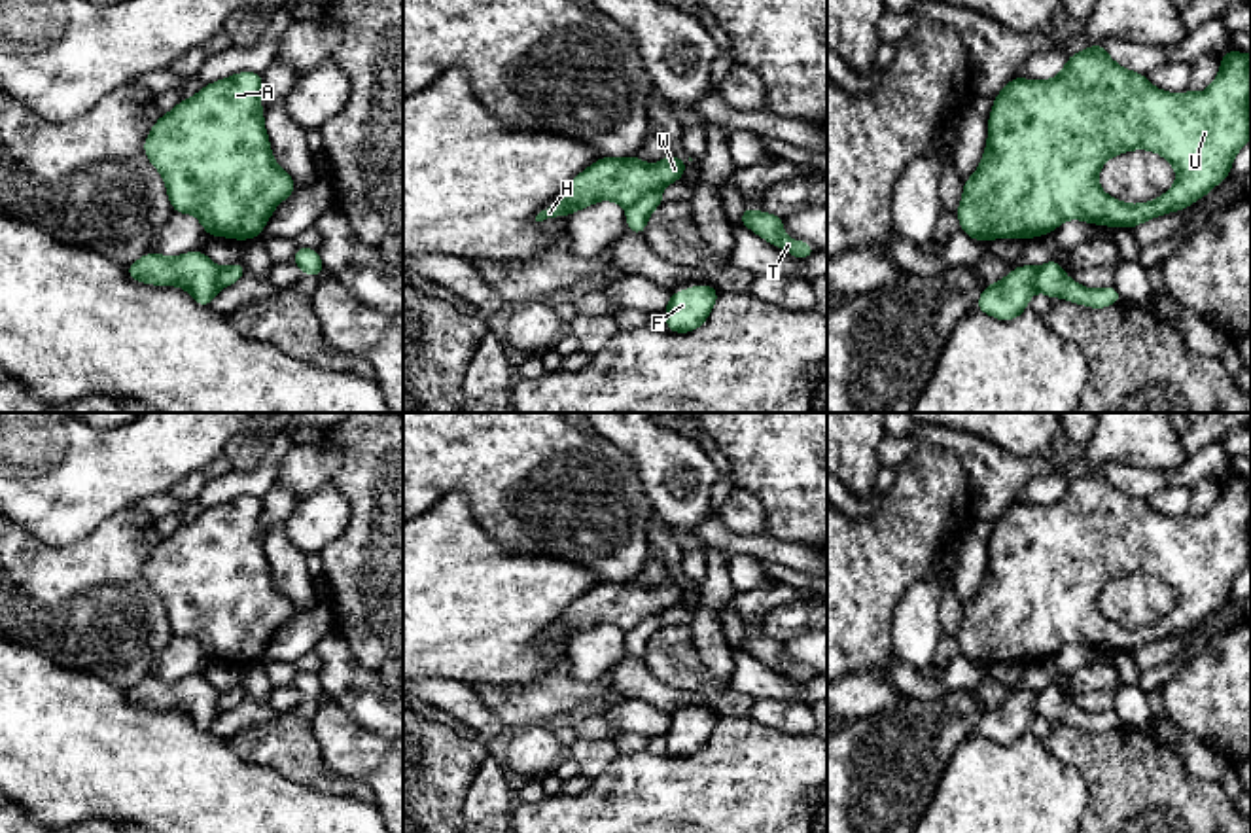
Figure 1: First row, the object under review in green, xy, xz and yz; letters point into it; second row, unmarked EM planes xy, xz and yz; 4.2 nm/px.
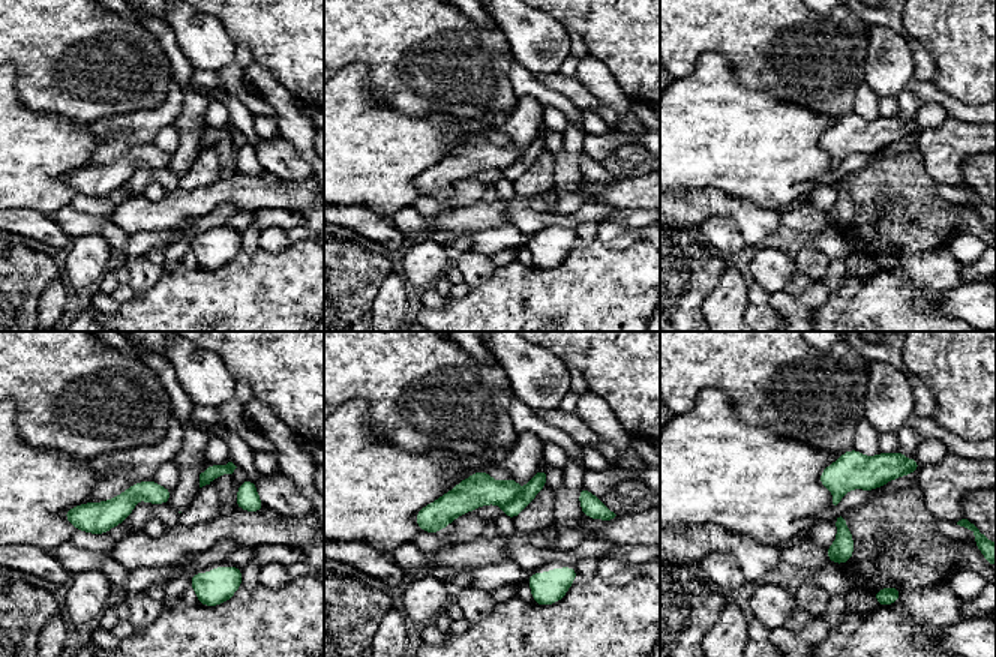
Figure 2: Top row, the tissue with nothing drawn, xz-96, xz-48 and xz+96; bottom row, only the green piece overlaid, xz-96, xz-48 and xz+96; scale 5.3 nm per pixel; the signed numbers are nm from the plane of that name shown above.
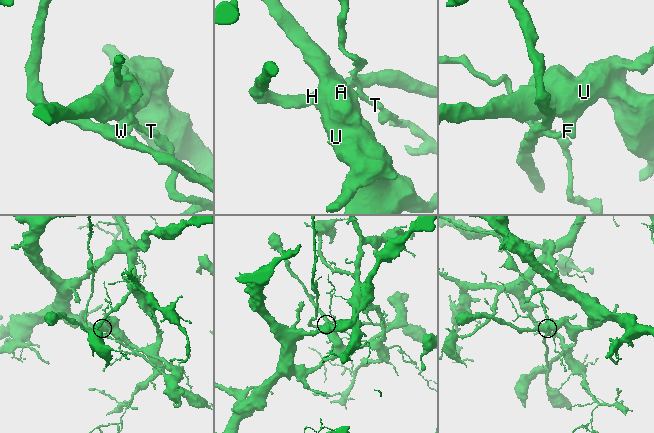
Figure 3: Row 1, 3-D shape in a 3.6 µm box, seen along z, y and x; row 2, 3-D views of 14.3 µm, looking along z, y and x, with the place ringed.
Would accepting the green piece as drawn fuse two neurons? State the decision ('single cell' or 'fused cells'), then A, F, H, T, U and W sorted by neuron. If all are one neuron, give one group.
fused cells; A F T U / H W

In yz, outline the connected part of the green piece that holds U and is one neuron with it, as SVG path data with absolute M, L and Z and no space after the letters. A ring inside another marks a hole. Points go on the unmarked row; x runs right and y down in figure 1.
M1103 468L1069 479L1054 504L1014 500L997 519L988 541L988 566L978 593L963 604L956 640L973 665L1033 663L1054 657L1066 644L1134 653L1177 636L1230 600L1236 577L1251 564L1251 479L1228 473L1204 517L1166 517L1147 500L1117 488ZM1149 574L1175 594L1175 608L1158 623L1126 629L1101 615L1103 587Z

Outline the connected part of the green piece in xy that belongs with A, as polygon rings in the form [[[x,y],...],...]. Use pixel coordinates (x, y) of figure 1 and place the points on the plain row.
[[[257,496],[203,509],[195,521],[163,538],[144,564],[144,579],[163,600],[172,634],[195,638],[208,661],[240,666],[259,661],[273,634],[297,613],[273,581],[261,513],[263,500]]]

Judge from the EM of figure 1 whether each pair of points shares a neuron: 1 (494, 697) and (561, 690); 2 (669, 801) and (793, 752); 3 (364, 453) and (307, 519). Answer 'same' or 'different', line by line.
1: same
2: same
3: different

